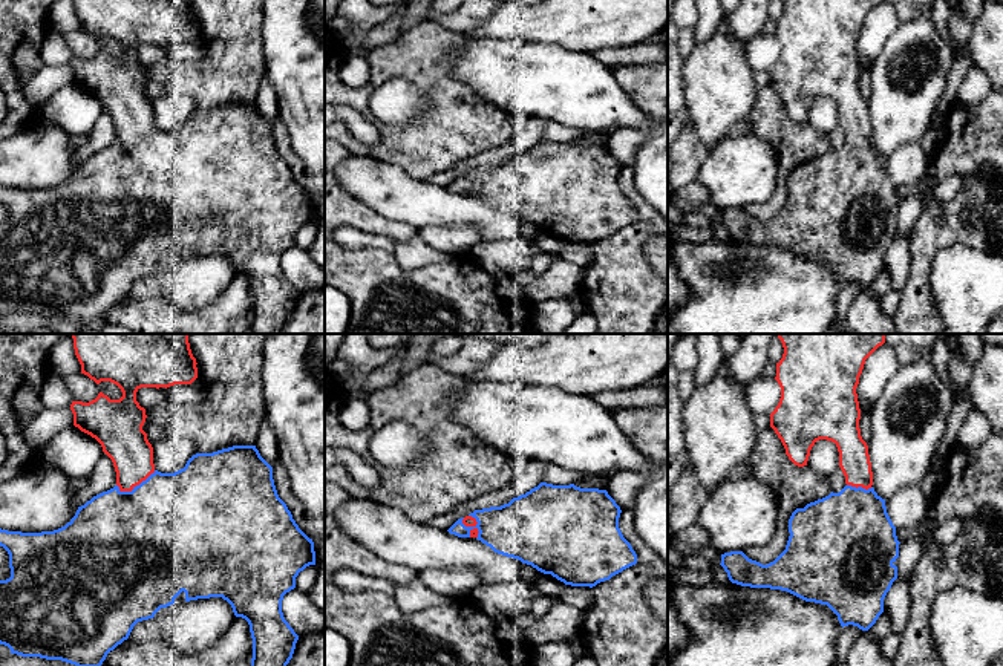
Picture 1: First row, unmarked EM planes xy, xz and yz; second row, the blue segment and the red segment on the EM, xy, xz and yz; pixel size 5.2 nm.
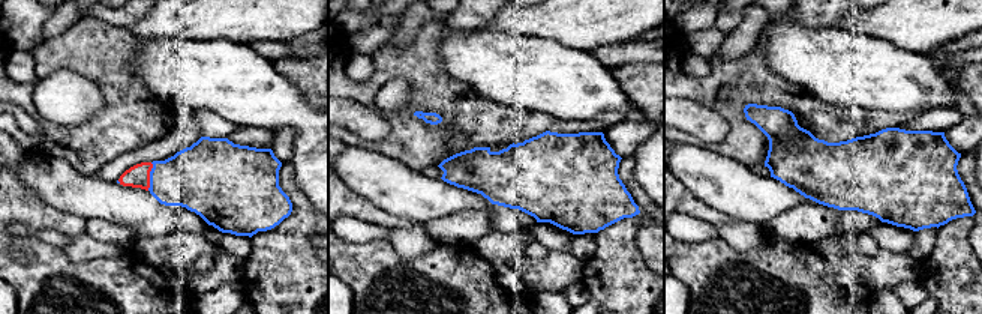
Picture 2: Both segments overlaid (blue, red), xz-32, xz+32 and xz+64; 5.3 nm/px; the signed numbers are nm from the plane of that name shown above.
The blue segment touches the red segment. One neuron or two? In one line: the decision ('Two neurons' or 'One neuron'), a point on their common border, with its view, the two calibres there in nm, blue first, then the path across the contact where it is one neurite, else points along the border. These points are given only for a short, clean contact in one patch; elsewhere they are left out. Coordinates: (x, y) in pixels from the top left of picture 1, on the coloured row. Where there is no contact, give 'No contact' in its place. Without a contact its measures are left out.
One neuron. Touches blue at xy (137, 486). Thickness 500 nm (blue) against 240 nm. Path across: xy (167, 522), (143, 498), (137, 486), (132, 453), (124, 441)

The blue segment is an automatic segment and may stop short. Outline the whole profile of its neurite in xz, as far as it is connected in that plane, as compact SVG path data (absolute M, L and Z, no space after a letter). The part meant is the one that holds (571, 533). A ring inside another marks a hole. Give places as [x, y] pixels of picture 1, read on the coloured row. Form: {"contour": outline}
{"contour": "M541 482L508 504L475 510L447 531L476 537L495 553L531 565L565 585L593 588L637 563L635 551L619 528L620 513L606 490Z"}

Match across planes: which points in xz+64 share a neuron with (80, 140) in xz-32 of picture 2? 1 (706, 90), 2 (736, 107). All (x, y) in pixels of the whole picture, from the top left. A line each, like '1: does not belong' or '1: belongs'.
1: belongs
2: belongs

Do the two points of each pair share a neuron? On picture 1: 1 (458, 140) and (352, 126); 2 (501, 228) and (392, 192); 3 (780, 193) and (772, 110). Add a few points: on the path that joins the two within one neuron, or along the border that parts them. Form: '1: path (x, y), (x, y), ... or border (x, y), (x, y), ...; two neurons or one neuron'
1: border (345, 126), (362, 143), (378, 143), (382, 140); two neurons
2: path (473, 212), (420, 204); one neuron
3: path (783, 173), (784, 135), (780, 130); one neuron

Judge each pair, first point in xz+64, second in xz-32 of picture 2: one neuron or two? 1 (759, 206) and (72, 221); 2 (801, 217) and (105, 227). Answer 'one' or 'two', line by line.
1: two
2: one

